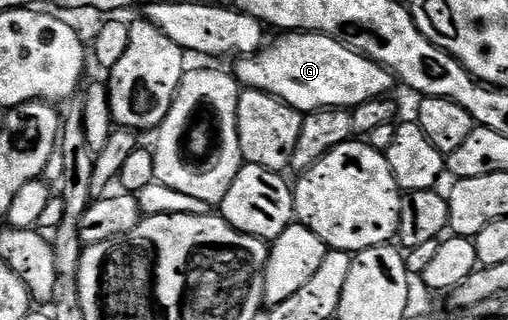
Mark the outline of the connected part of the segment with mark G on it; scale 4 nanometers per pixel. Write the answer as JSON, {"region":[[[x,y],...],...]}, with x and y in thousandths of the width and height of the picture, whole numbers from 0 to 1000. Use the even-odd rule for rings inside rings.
{"region":[[[555,103],[549,119],[539,144],[533,138],[530,147],[518,147],[506,166],[492,169],[490,178],[469,178],[465,191],[469,206],[457,216],[457,228],[482,275],[531,291],[596,359],[618,353],[626,341],[695,344],[697,331],[709,322],[762,300],[770,288],[766,278],[780,266],[780,244],[766,216],[744,203],[732,181],[703,166],[646,109]]]}

